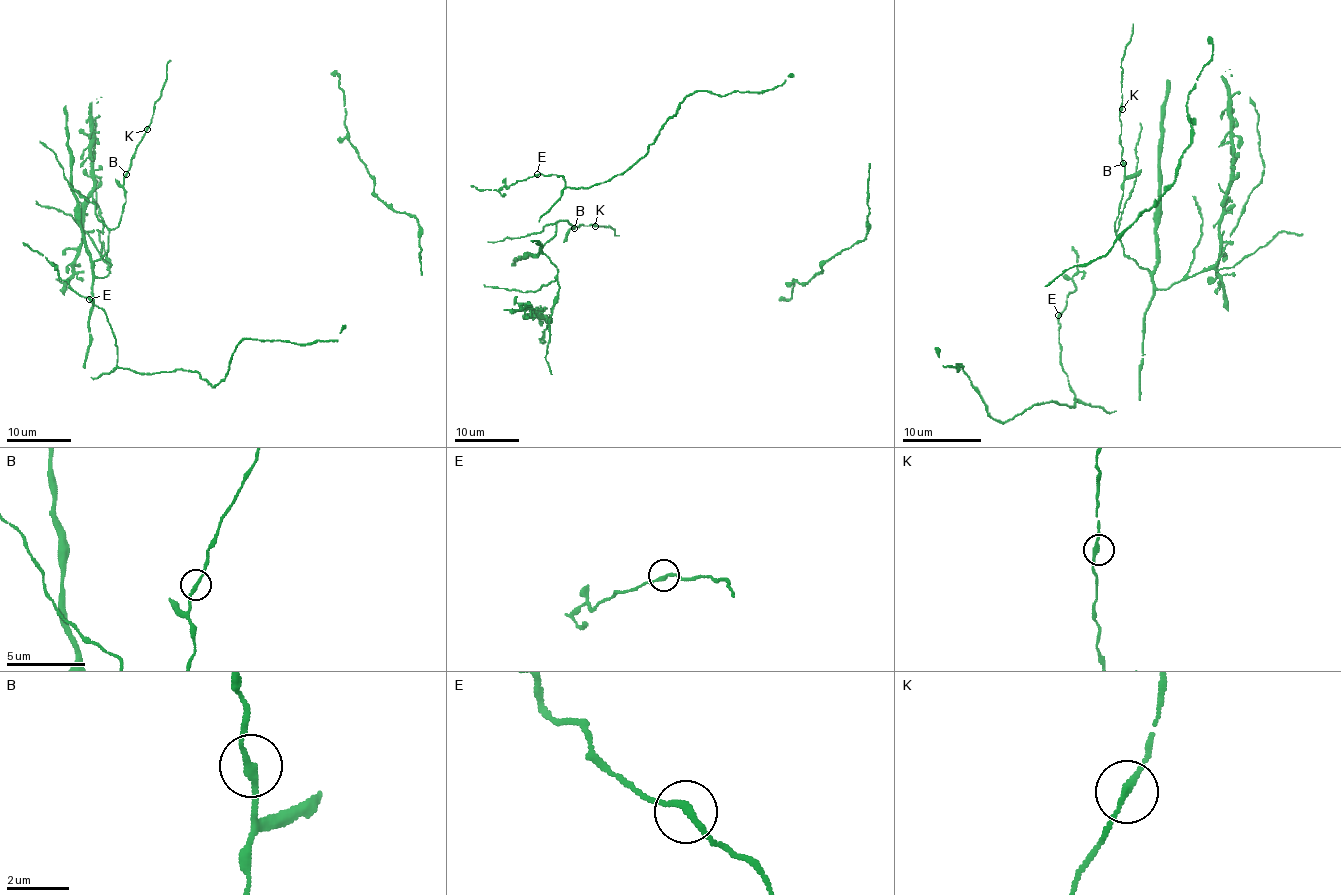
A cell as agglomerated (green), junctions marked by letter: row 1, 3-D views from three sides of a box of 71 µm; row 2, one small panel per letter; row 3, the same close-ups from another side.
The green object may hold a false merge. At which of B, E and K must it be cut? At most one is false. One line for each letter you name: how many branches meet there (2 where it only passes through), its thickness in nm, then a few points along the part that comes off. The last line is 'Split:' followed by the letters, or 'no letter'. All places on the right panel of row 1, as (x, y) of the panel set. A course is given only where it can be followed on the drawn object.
Split: no letter

